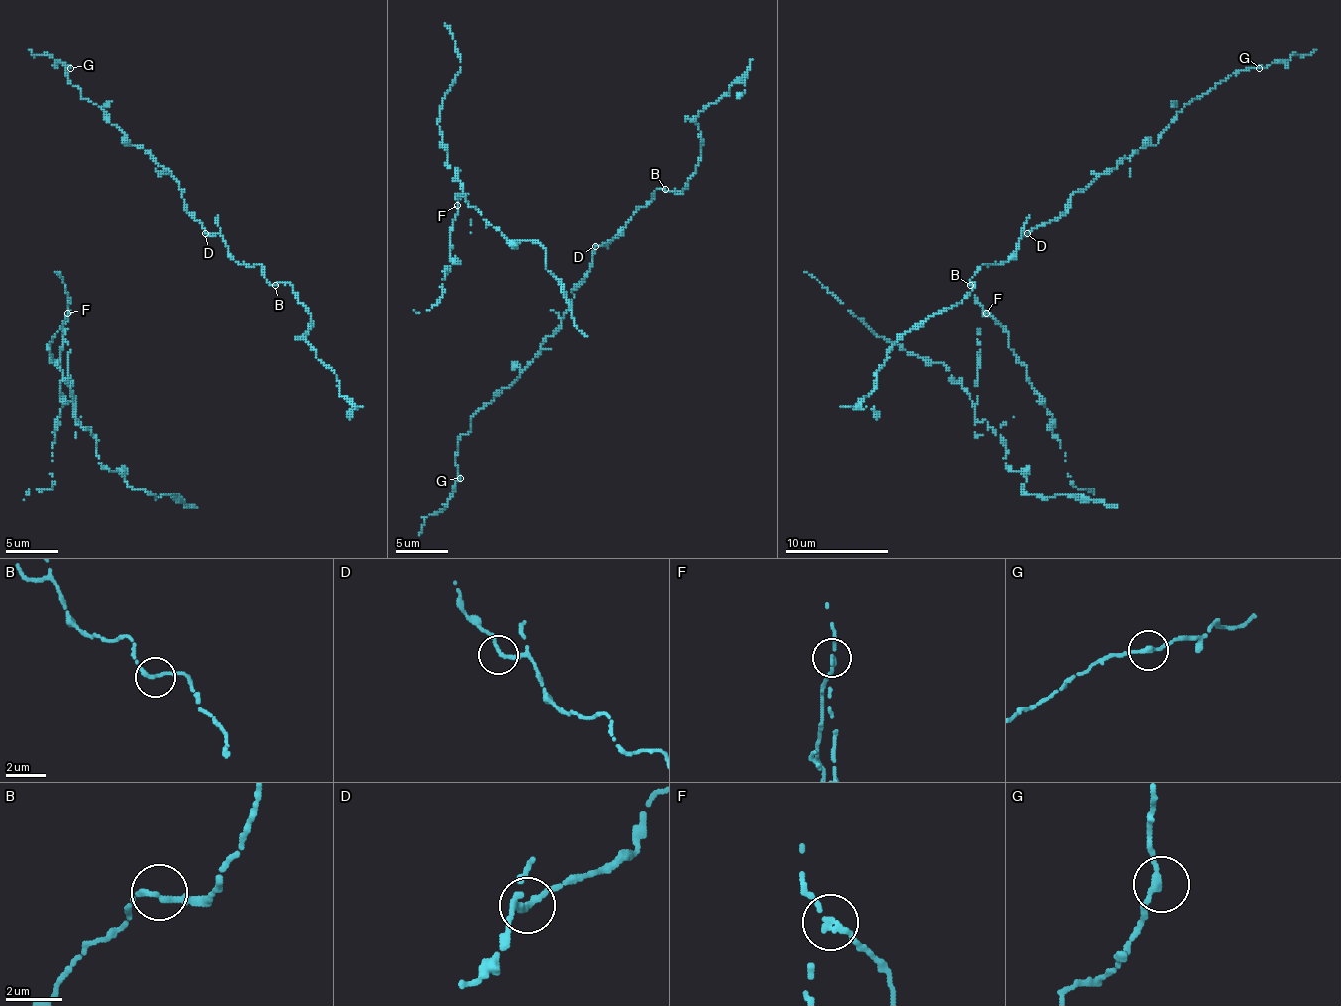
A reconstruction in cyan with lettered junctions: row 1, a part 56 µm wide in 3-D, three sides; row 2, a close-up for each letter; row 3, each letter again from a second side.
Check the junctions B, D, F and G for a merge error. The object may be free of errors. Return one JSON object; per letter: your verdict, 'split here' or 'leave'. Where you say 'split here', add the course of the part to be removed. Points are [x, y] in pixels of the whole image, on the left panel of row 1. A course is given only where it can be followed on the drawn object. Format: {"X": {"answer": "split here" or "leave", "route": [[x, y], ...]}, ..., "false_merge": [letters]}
{"B": {"answer": "leave"}, "D": {"answer": "leave"}, "F": {"answer": "split here", "route": [[68, 313], [73, 417], [94, 435], [99, 463], [135, 489], [197, 507]]}, "G": {"answer": "leave"}, "false_merge": ["F"]}

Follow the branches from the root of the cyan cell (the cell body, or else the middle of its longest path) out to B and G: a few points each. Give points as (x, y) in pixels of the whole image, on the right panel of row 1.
B: (1027, 233), (1019, 238), (1016, 251), (1006, 262), (988, 267), (983, 264), (970, 280), (970, 285)
G: (1027, 233), (1058, 220), (1068, 200), (1102, 174), (1156, 145), (1189, 101), (1233, 73), (1259, 68)

